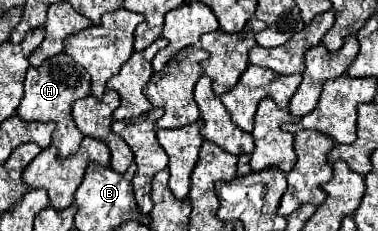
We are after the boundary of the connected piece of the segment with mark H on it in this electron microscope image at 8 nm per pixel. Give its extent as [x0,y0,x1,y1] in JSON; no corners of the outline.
[17,53,91,157]

